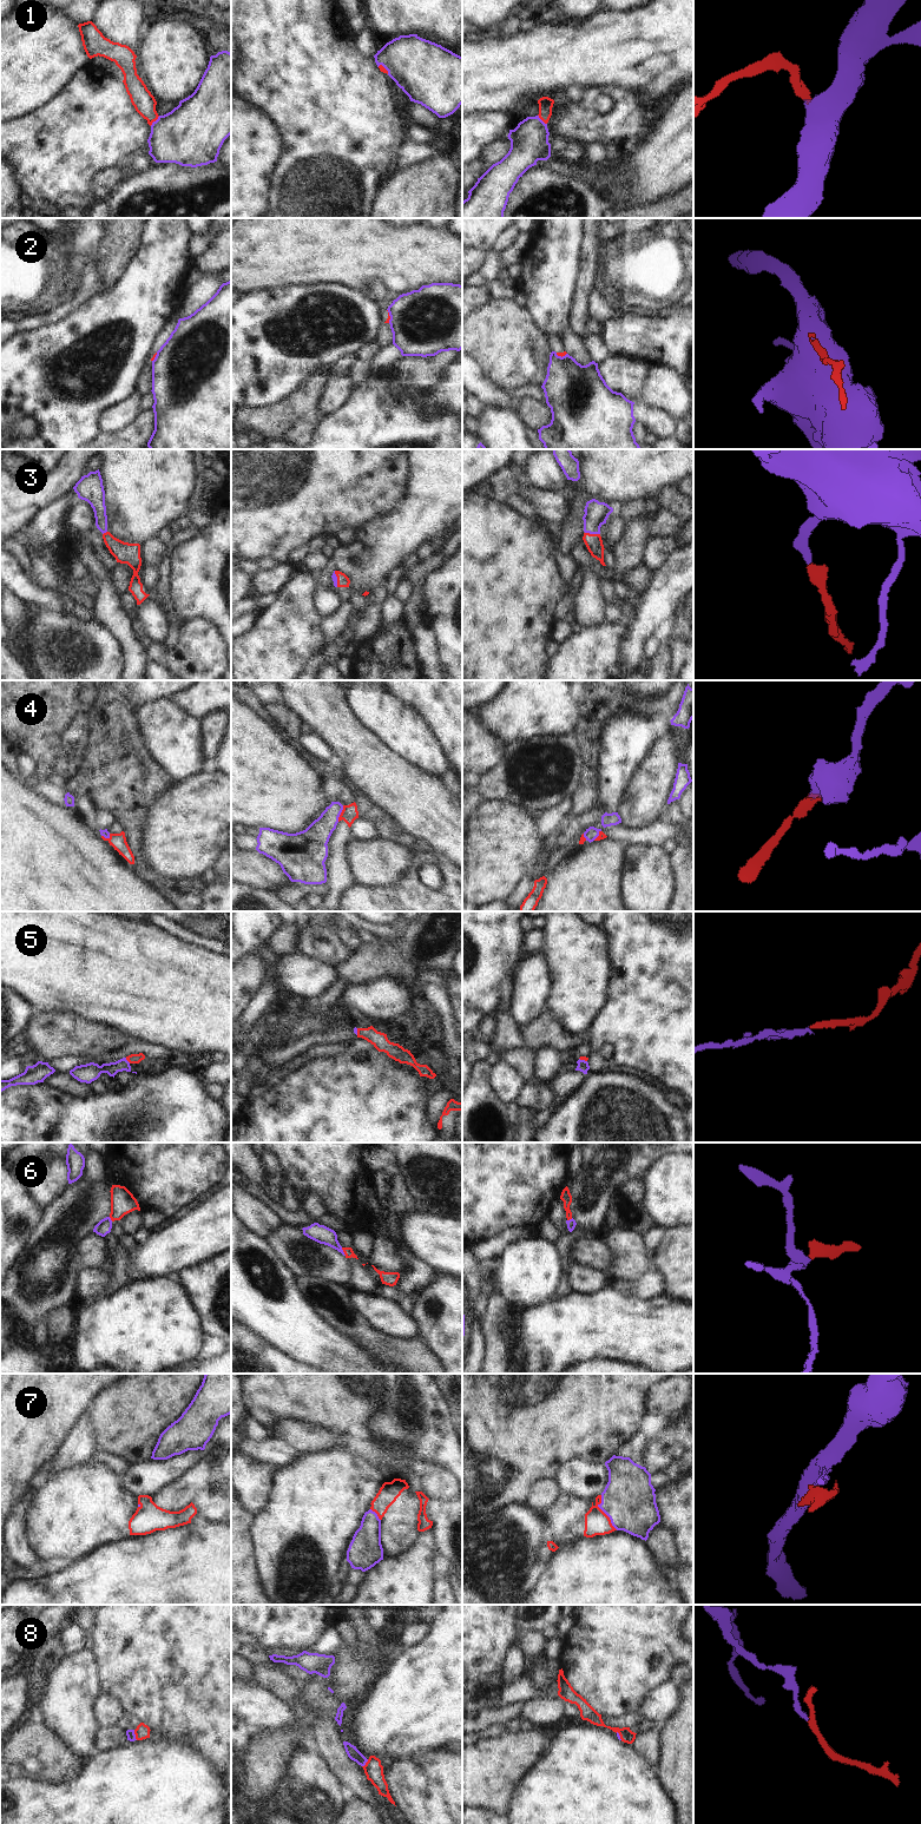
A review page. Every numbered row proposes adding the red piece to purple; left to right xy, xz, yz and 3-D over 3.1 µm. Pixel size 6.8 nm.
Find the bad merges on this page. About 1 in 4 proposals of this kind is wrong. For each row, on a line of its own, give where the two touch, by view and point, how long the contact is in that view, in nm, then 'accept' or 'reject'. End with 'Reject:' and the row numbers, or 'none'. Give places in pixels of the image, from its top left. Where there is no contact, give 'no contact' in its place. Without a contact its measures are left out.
1: xy (156, 120) | 100 nm | accept
2: xz (389, 315) | 100 nm | reject
3: yz (592, 533) | 110 nm | accept
4: xz (340, 814) | 120 nm | accept
5: xy (126, 1060) | 50 nm | accept
6: xz (342, 1251) | 70 nm | accept
7: yz (604, 1512) | 260 nm | accept
8: xy (135, 1734) | 80 nm | accept
Reject: 2

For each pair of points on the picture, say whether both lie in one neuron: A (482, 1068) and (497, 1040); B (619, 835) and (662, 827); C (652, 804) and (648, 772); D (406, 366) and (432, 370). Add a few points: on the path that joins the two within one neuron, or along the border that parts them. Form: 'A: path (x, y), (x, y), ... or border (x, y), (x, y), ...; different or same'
A: path (489, 1061), (497, 1047); same
B: path (630, 834), (651, 834); same
C: path (649, 796), (649, 781); same
D: path (412, 370), (426, 370); same

